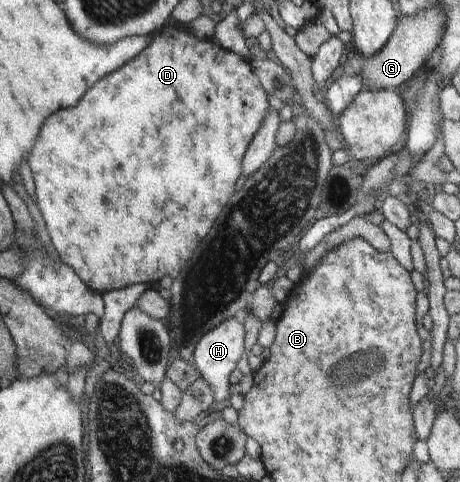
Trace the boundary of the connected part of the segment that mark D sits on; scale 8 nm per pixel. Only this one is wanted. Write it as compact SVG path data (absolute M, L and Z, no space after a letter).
M165 23L150 36L148 48L144 48L144 52L140 52L134 60L118 68L118 72L111 72L102 80L98 80L82 96L80 104L46 118L28 160L28 166L34 177L36 202L60 260L66 266L70 266L88 288L103 294L136 283L158 284L164 276L175 279L182 272L194 248L210 232L214 220L234 194L236 182L242 176L242 158L260 126L264 124L266 112L270 112L271 109L260 78L252 72L250 59L246 60L224 48L213 38L198 40L185 25Z

